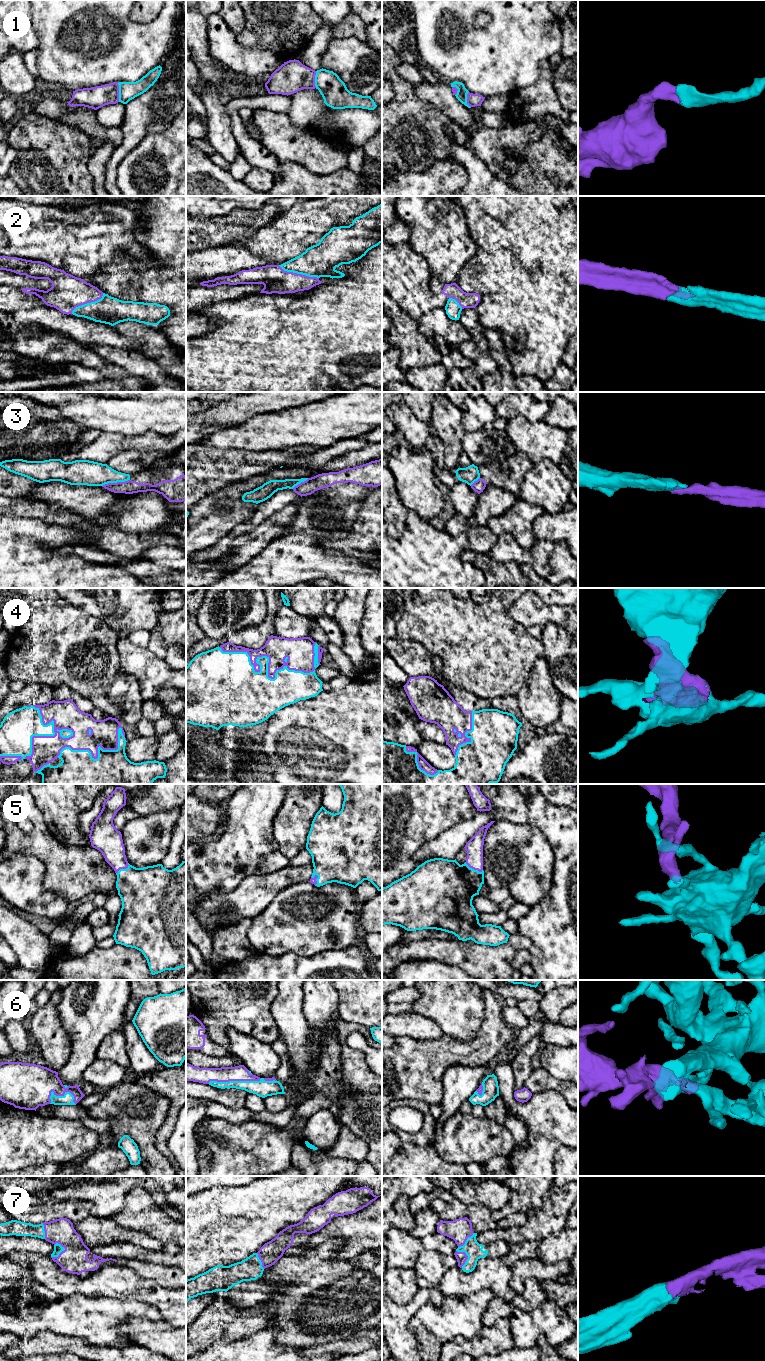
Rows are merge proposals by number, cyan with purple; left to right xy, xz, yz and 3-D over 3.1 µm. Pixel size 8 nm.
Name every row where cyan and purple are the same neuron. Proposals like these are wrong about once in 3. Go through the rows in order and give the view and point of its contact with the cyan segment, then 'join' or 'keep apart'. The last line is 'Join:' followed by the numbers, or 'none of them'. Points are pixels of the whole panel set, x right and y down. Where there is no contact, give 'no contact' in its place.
1: meets cyan in xy at (119, 92); join
2: meets cyan in xz at (298, 273); join
3: meets cyan in xy at (115, 482); keep apart
4: meets cyan in xz at (267, 657); join
5: meets cyan in yz at (473, 869); join
6: meets cyan in xz at (234, 1081); join
7: meets cyan in xy at (58, 1255); join
Join: 1, 2, 4, 5, 6, 7

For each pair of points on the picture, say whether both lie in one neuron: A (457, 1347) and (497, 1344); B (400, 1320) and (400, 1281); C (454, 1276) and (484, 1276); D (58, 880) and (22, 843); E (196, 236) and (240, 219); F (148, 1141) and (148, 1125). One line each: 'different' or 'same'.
A: same
B: different
C: same
D: same
E: same
F: same

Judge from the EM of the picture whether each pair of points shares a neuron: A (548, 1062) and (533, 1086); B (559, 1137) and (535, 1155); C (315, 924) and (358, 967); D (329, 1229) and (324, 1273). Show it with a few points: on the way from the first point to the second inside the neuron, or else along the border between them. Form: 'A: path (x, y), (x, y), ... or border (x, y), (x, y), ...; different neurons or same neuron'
A: border (542, 1067), (556, 1079), (564, 1081); different neurons
B: path (553, 1140), (541, 1149); same neuron
C: border (358, 943), (345, 948), (323, 950), (316, 954); different neurons
D: border (343, 1245), (339, 1241), (328, 1240), (307, 1251); different neurons

